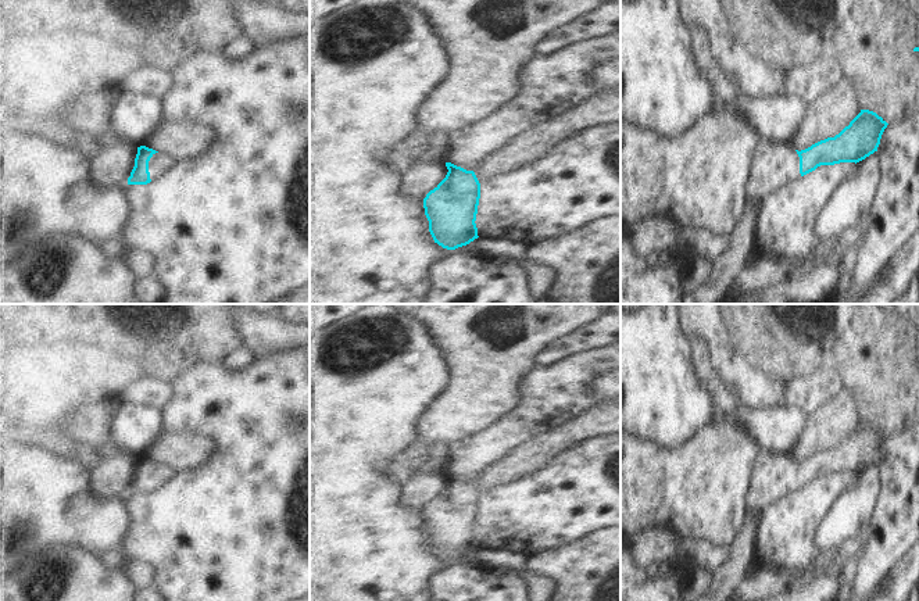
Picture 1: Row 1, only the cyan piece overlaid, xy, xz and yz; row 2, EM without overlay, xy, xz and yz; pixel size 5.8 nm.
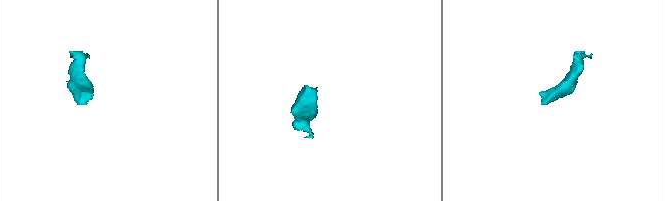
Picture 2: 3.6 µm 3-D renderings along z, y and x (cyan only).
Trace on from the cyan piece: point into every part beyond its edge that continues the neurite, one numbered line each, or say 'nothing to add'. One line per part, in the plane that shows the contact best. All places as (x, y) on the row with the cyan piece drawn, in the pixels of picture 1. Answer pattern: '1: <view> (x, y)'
1: xy (160, 164)

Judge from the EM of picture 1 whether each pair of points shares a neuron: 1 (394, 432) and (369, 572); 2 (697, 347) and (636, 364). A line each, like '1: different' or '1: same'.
1: same
2: different

